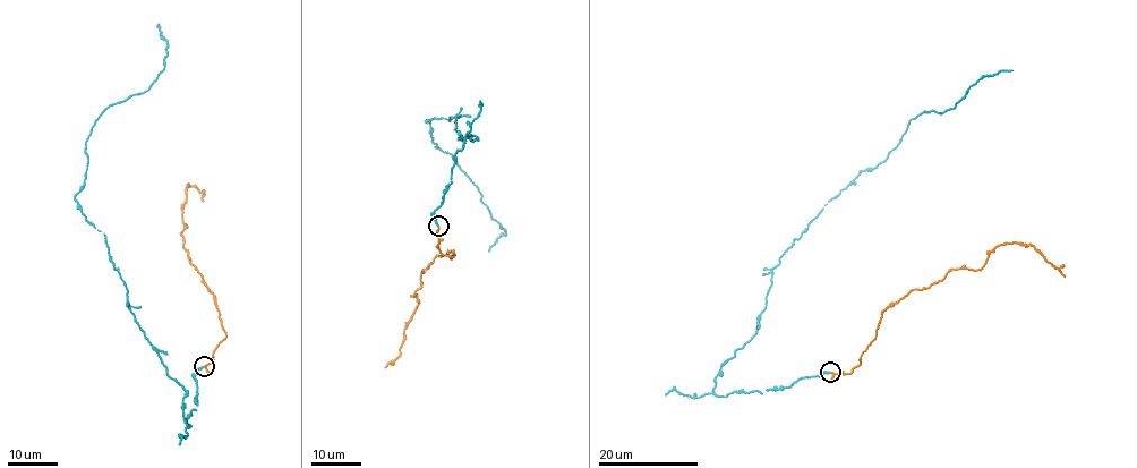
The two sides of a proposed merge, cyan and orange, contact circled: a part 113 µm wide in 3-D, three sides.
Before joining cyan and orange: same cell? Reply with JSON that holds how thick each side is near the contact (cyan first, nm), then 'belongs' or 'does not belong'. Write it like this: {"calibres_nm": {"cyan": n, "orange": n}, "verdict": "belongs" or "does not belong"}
{"calibres_nm": {"cyan": 220, "orange": 130}, "verdict": "belongs"}

